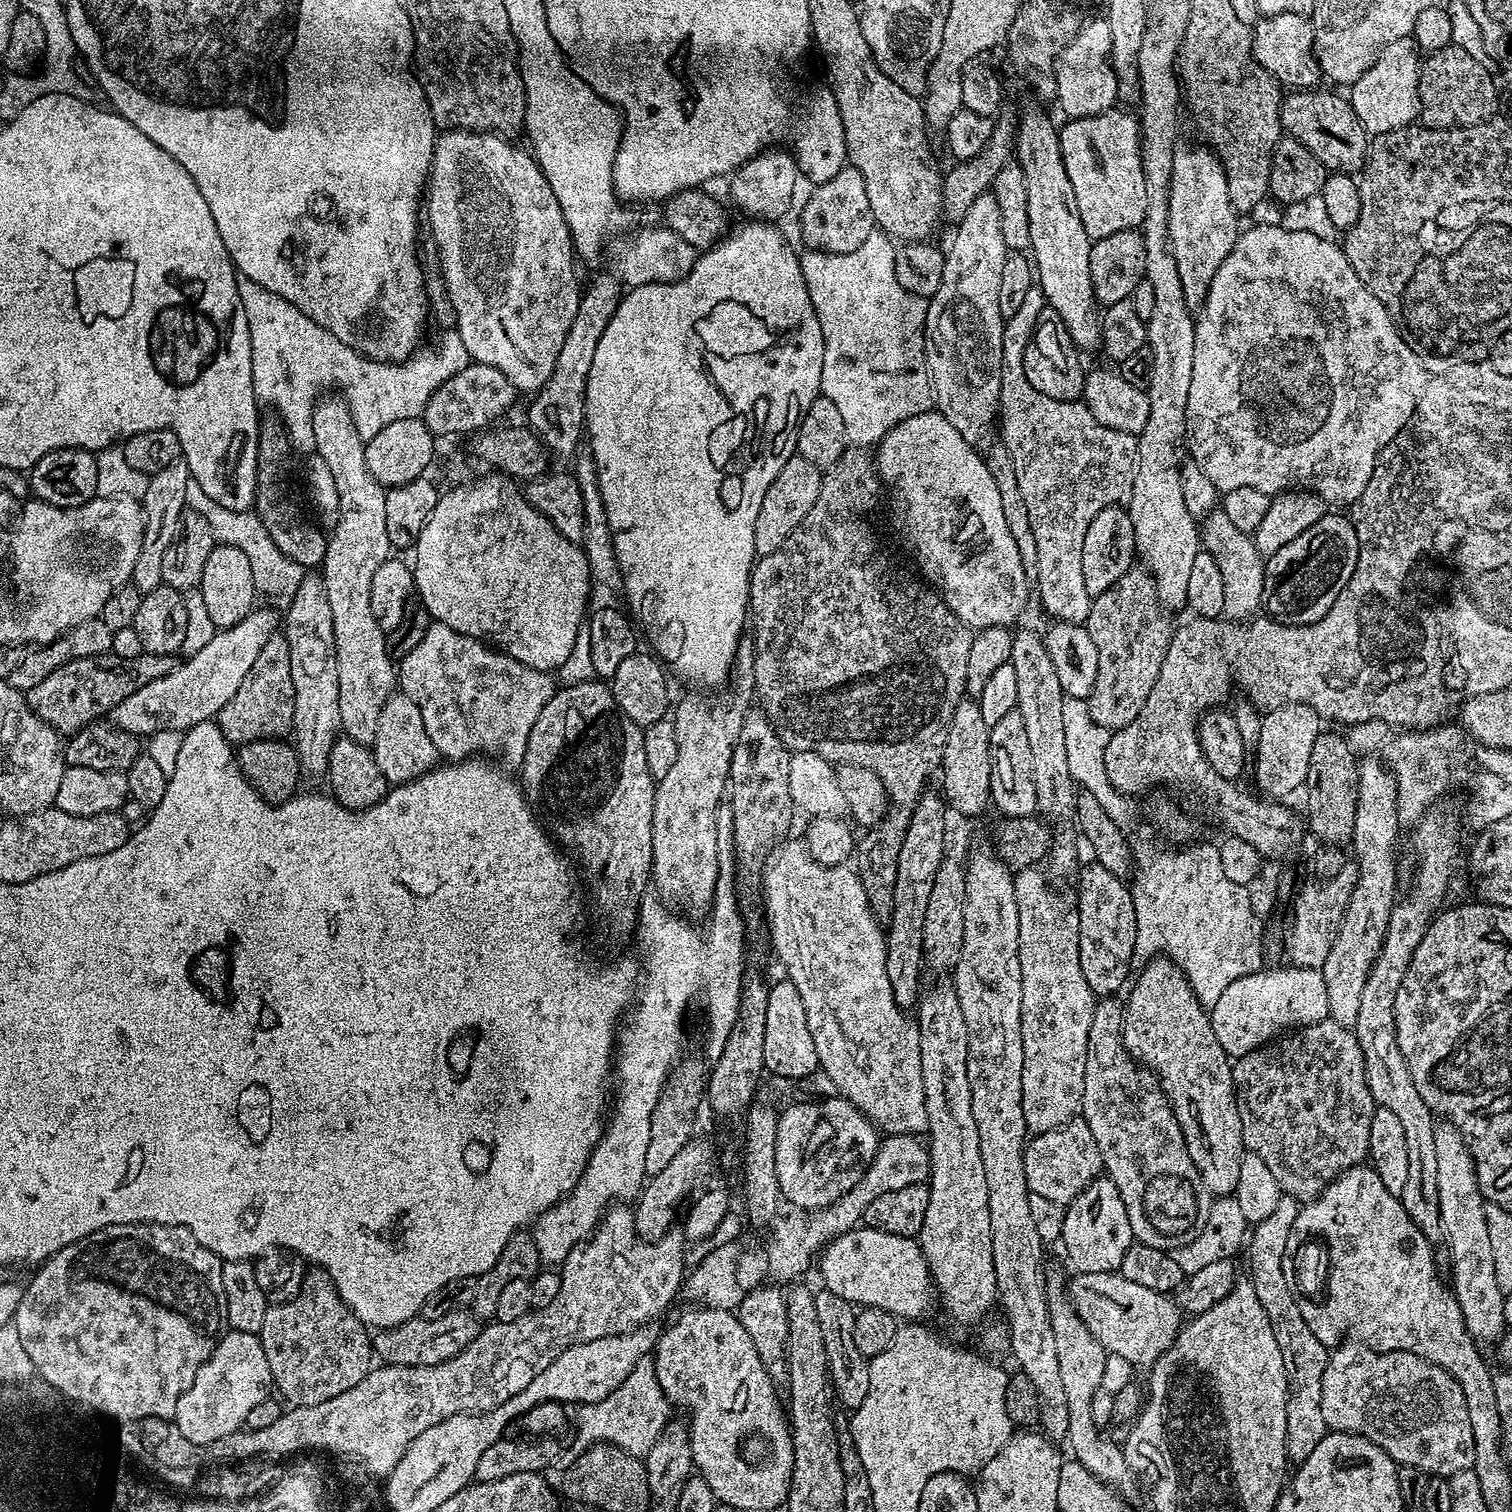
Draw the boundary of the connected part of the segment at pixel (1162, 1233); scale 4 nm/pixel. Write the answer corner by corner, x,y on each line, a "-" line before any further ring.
1116,998
1101,999
1094,1010
1094,1022
1090,1022
1090,1042
1088,1043
1088,1057
1086,1058
1086,1086
1084,1087
1082,1118
1090,1126
1090,1130
1094,1134
1094,1138
1097,1142
1100,1143
1101,1149
1106,1150
1106,1176
1107,1179
1113,1180
1118,1186
1118,1194
1122,1194
1122,1200
1126,1206
1128,1217
1130,1218
1133,1237
1135,1237
1139,1243
1145,1244
1146,1246
1171,1250
1189,1243
1192,1239
1196,1238
1198,1234
1203,1232
1203,1228
1207,1226
1208,1220
1214,1215
1214,1207
1212,1208
1214,1196
1202,1182
1202,1174
1198,1170
1198,1166
1194,1166
1194,1162
1186,1150
1186,1142
1184,1141
1184,1135
1180,1129
1180,1123
1174,1114
1172,1104
1168,1100
1168,1094
1165,1092
1159,1076
1157,1076
1151,1068
1146,1068
1143,1064
1133,1060
1130,1053
1124,1048
1125,1005
1121,1003
1121,1001
1120,1003
1118,1001
1119,999

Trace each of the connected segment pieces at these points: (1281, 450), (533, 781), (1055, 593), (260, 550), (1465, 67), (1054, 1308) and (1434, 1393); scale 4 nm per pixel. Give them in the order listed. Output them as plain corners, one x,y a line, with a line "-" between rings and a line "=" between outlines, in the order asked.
1280,222
1245,227
1226,262
1218,266
1218,274
1214,274
1211,290
1200,311
1194,334
1194,378
1190,378
1188,399
1188,436
1190,456
1194,463
1202,466
1206,478
1210,478
1210,482
1214,482
1221,493
1238,490
1238,486
1254,486
1254,490
1262,490
1267,496
1275,497
1297,488
1315,493
1332,506
1355,505
1374,474
1380,452
1394,439
1398,430
1410,422
1418,398
1422,398
1422,390
1429,382
1430,373
1416,357
1416,351
1408,345
1397,321
1393,320
1384,303
1369,290
1362,278
1358,278
1343,247
1335,239
1297,228
1286,228
=
591,679
581,684
568,684
565,688
557,687
550,702
542,706
542,714
538,714
534,730
530,730
530,742
526,742
526,754
518,769
518,780
529,804
542,817
551,839
571,853
579,867
580,864
584,867
585,874
589,876
588,884
592,887
596,912
608,927
609,934
628,936
631,932
633,935
642,912
640,899
650,888
657,781
652,779
650,766
646,766
644,728
622,714
607,683
=
1038,286
1030,287
1026,290
1026,298
1018,302
1018,310
1014,310
1005,319
1004,333
1002,334
1002,390
1000,391
1000,411
1002,424
1004,420
1004,436
1002,442
1010,450
1010,462
1014,462
1014,474
1018,474
1018,487
1022,490
1022,499
1026,501
1026,510
1030,510
1030,530
1034,530
1034,542
1038,546
1038,562
1034,573
1034,588
1040,591
1040,600
1044,603
1046,611
1057,621
1083,625
1090,614
1090,606
1094,597
1086,590
1086,577
1082,574
1082,542
1086,542
1086,530
1090,530
1090,522
1094,522
1094,514
1098,510
1106,510
1113,506
1127,505
1134,490
1134,474
1136,473
1136,442
1137,437
1126,434
1122,430
1114,430
1110,426
1102,426
1094,414
1083,402
1075,400
1055,400
1046,398
1046,394
1038,394
1030,382
1026,382
1026,370
1024,369
1024,351
1030,342
1030,338
1036,329
1036,320
1046,307
1044,292
=
195,482
189,483
188,486
187,507
193,512
202,514
210,522
219,543
238,546
238,550
242,550
242,554
250,558
257,593
264,595
265,592
268,596
284,596
284,598
290,598
296,593
298,586
304,581
306,569
298,562
294,562
294,558
286,558
286,554
278,550
274,538
270,538
270,530
266,530
266,526
255,511
228,510
226,506
220,506
=
1453,42
1446,45
1442,50
1437,52
1429,52
1423,57
1420,66
1420,115
1418,117
1419,123
1425,128
1455,128
1466,124
1479,124
1489,118
1497,115
1496,107
1500,104
1500,96
1496,93
1496,84
1492,81
1492,76
1488,73
1488,68
1476,56
1471,56
1464,48
1459,48
1459,43
=
1056,1282
1049,1283
1048,1286
1048,1309
1052,1315
1052,1325
1054,1326
1054,1338
1058,1349
1058,1364
1062,1369
1062,1386
1066,1386
1066,1400
1070,1410
1070,1426
1068,1427
1067,1439
1072,1440
1072,1448
1075,1459
1089,1468
1099,1480
1107,1482
1109,1485
1119,1485
1119,1480
1124,1480
1130,1471
1128,1460
1124,1456
1123,1447
1119,1443
1115,1444
1112,1440
1107,1440
1100,1433
1101,1425
1094,1418
1094,1396
1096,1392
1101,1391
1104,1383
1104,1371
1108,1369
1108,1358
1110,1353
1105,1350
1103,1345
1094,1338
1094,1334
1086,1326
1080,1315
1072,1307
1072,1301
1066,1295
1065,1285
=
1344,1342
1335,1349
1328,1357
1328,1365
1322,1374
1322,1416
1326,1418
1326,1426
1333,1432
1353,1432
1356,1436
1365,1436
1370,1442
1374,1442
1390,1458
1400,1466
1414,1466
1421,1468
1428,1473
1429,1477
1442,1476
1450,1477
1458,1474
1458,1470
1466,1470
1476,1463
1474,1454
1474,1430
1470,1422
1470,1410
1466,1406
1466,1394
1462,1392
1462,1386
1455,1377
1451,1376
1444,1368
1439,1368
1436,1364
1430,1364
1421,1356
1415,1356
1409,1352
1377,1352
1371,1346
1359,1348
1359,1343

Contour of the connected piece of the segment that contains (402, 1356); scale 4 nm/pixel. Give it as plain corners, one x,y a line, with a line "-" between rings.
471,1311
444,1312
437,1320
417,1318
408,1320
393,1328
379,1329
372,1336
372,1346
377,1357
384,1364
398,1366
438,1366
457,1356
480,1333
481,1321

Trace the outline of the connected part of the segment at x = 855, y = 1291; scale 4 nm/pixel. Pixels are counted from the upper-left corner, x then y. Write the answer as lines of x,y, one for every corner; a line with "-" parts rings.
879,1226
864,1227
851,1228
849,1232
835,1236
832,1241
824,1245
818,1260
820,1276
824,1279
823,1287
829,1292
838,1294
840,1298
846,1298
854,1306
881,1308
904,1322
923,1321
925,1319
923,1316
935,1304
937,1307
938,1291
933,1283
932,1274
928,1271
928,1263
919,1243
911,1236
890,1234

